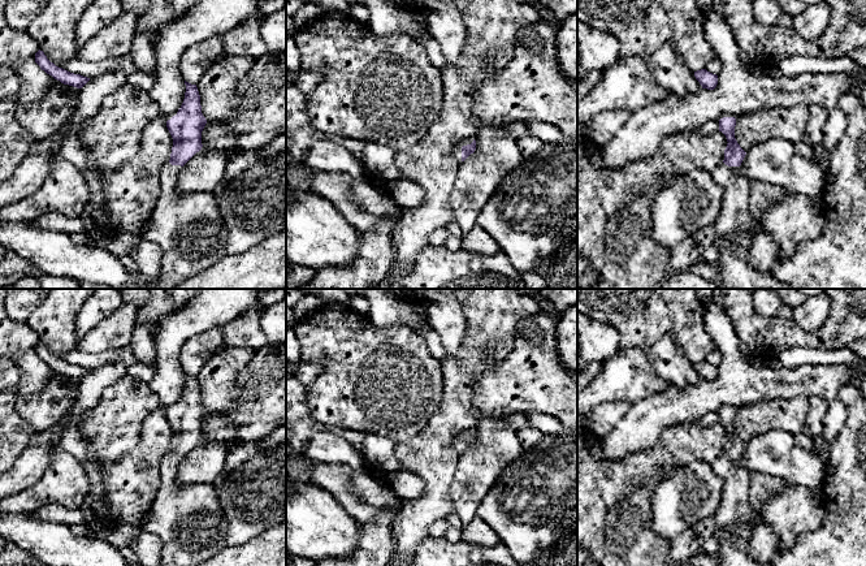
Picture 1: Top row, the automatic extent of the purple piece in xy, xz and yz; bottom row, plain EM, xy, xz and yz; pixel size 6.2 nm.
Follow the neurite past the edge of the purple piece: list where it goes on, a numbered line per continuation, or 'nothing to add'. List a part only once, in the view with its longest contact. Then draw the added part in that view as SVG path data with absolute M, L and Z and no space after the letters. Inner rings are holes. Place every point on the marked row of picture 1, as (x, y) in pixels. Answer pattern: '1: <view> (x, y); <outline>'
1: xz (458, 151); M467 138L464 141L460 141L458 144L456 144L456 148L455 148L455 157L458 161L462 161L462 147L463 146L467 146L467 144L471 144L473 142L473 138Z

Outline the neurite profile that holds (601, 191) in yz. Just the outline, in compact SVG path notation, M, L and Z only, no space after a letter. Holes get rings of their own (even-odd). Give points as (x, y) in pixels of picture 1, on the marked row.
M683 131L664 138L657 152L649 157L632 161L623 168L602 167L603 147L589 138L584 141L584 154L577 160L577 255L589 260L589 269L580 281L580 289L589 289L602 277L605 267L605 241L607 221L629 198L655 189L658 193L692 170L711 173L723 163L727 138L722 131L697 135Z

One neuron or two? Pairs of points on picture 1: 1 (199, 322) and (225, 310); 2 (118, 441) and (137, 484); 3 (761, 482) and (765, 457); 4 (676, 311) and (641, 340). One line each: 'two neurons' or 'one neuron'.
1: one neuron
2: two neurons
3: two neurons
4: one neuron

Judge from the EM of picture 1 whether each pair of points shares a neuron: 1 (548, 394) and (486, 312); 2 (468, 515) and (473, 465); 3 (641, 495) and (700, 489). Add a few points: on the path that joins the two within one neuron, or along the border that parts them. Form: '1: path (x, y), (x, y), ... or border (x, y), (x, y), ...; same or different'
1: border (524, 318), (512, 348), (486, 363); different
2: path (468, 502), (468, 497), (475, 491), (475, 478); same
3: border (658, 484), (652, 495), (653, 525); different

